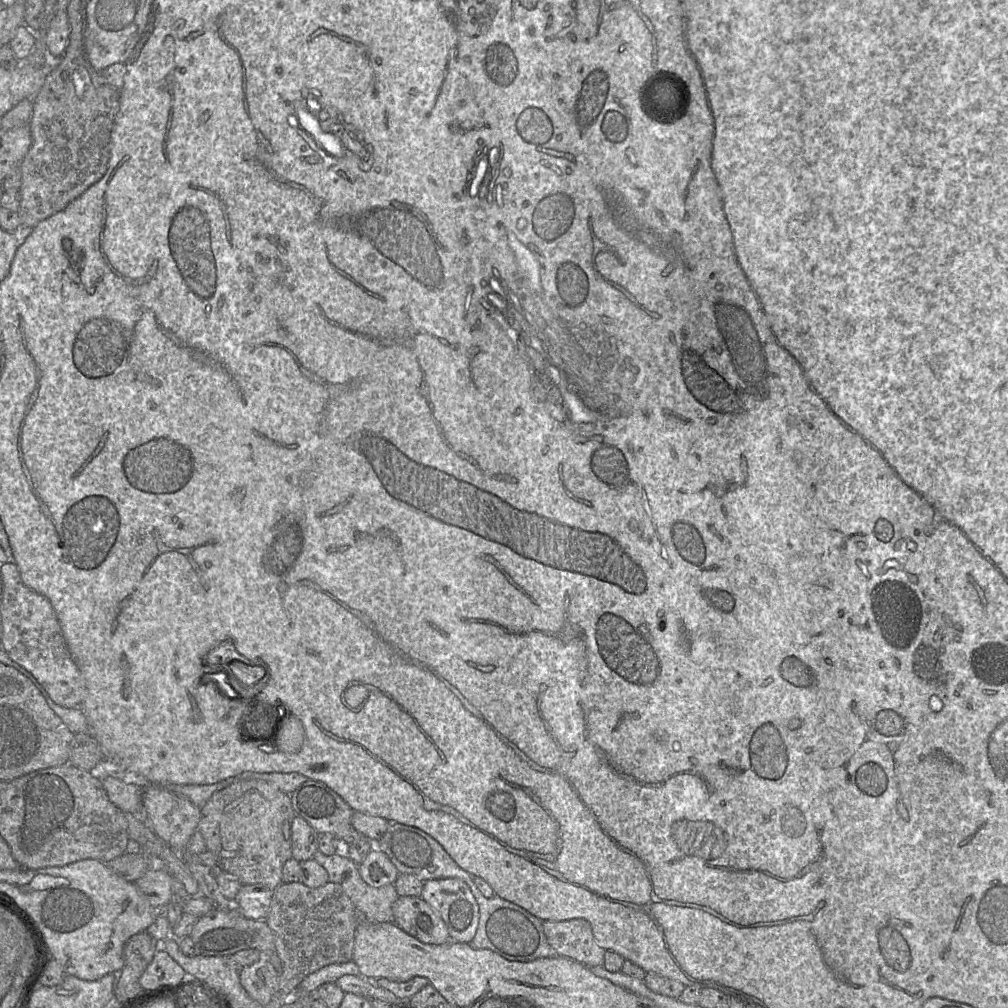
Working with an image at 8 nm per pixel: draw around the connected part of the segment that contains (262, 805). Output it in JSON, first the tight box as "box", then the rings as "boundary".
{"box":[197,779,295,890],"boundary":[[[241,779],[215,792],[200,809],[197,829],[203,835],[207,850],[217,857],[225,872],[237,877],[242,885],[260,884],[275,890],[283,883],[283,866],[292,858],[291,824],[295,813],[290,795],[264,780]]]}

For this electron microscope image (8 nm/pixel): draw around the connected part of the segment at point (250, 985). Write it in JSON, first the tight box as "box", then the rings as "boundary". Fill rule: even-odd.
{"box":[240,955,279,1006],"boundary":[[[268,955],[240,970],[240,982],[249,996],[266,1006],[278,988],[279,973],[268,960]]]}

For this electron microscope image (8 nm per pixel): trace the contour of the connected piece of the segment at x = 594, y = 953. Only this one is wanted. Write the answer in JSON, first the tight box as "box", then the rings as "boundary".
{"box":[543,921,606,968],"boundary":[[[544,921],[543,929],[556,955],[575,960],[589,968],[603,966],[606,950],[596,943],[588,921]]]}

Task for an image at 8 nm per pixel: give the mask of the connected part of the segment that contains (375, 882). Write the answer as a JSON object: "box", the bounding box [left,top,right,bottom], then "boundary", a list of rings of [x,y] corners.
{"box":[358,847,400,888],"boundary":[[[373,847],[365,860],[358,865],[361,878],[371,887],[379,888],[393,884],[400,874],[389,857]]]}

